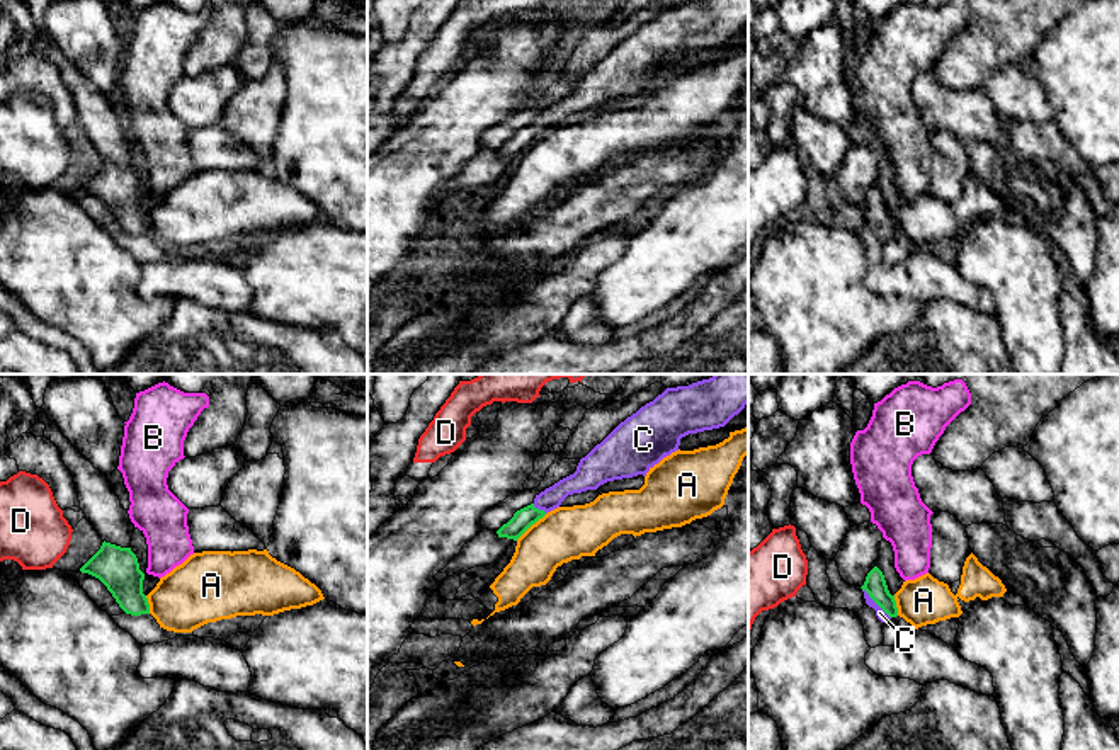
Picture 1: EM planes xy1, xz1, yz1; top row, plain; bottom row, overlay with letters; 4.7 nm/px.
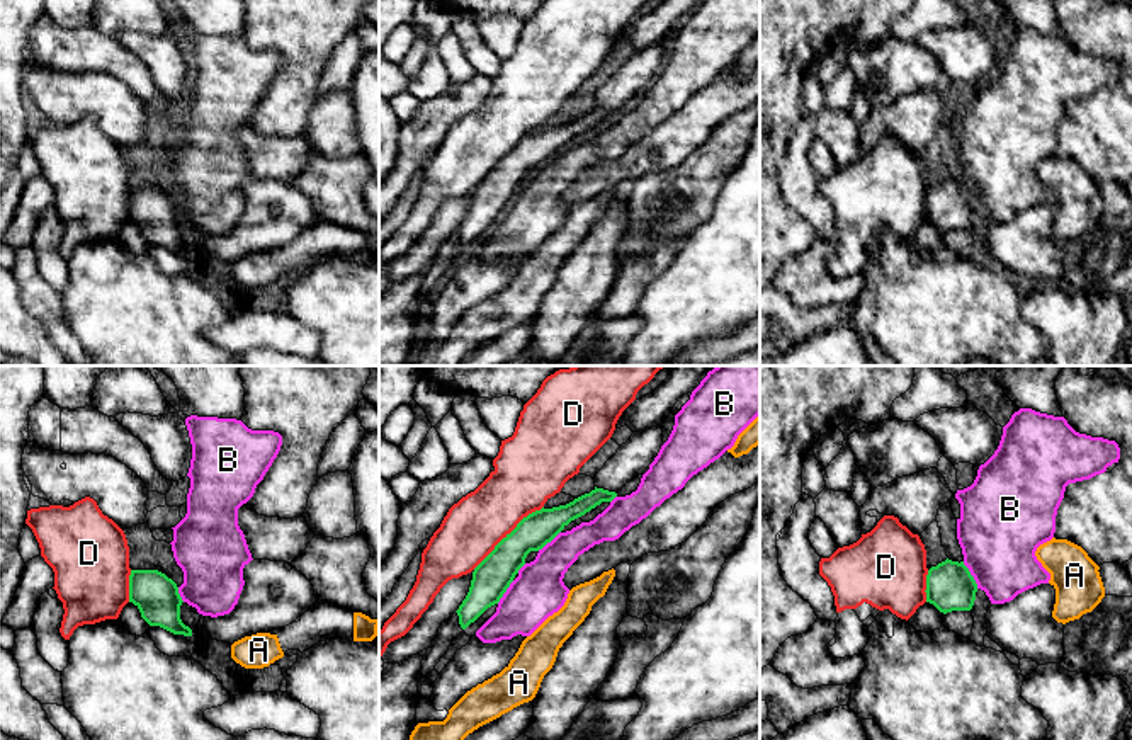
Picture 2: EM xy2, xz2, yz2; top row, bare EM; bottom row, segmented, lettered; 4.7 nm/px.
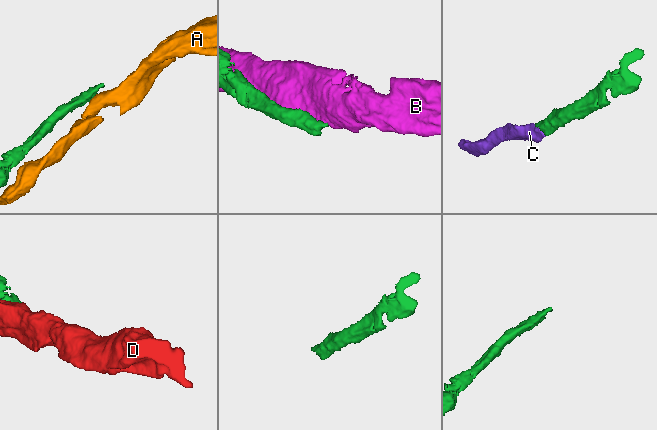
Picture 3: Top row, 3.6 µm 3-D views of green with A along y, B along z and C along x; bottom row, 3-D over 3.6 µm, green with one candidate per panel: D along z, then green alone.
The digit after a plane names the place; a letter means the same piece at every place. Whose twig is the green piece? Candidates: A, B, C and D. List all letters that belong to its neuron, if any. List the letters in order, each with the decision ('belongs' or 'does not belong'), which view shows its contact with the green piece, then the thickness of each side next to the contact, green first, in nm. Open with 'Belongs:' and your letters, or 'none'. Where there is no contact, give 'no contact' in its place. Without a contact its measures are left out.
Belongs: C
A: does not belong; meets green in xz1; 100 nm thick on the green side, 260 nm on the other
B: does not belong; meets green in yz2; 220 nm thick on the green side, 380 nm on the other
C: belongs; meets green in yz1; 100 nm thick on the green side, 50 nm on the other
D: does not belong; meets green in xz2; 180 nm thick on the green side, 280 nm on the other

